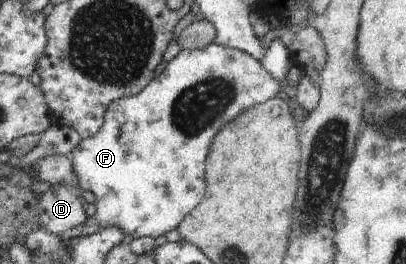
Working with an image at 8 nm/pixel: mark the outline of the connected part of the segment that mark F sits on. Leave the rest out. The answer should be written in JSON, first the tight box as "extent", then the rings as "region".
{"extent":[67,44,282,239],"region":[[[210,44],[202,49],[182,49],[181,52],[171,61],[168,62],[164,72],[158,74],[155,78],[142,90],[137,93],[136,96],[125,97],[115,102],[112,102],[106,110],[104,116],[104,124],[94,136],[86,138],[86,140],[80,140],[80,144],[75,148],[71,154],[67,156],[72,162],[72,168],[78,176],[78,184],[83,190],[92,192],[96,197],[96,214],[91,218],[87,218],[85,222],[84,234],[92,235],[104,228],[115,227],[120,228],[121,232],[124,232],[125,236],[132,236],[133,239],[140,239],[143,237],[151,237],[157,239],[159,236],[166,235],[171,230],[176,230],[182,223],[182,220],[190,212],[196,209],[196,206],[204,200],[206,195],[206,176],[205,176],[205,164],[210,152],[210,144],[214,140],[214,136],[220,132],[220,128],[224,128],[230,120],[240,116],[242,112],[246,112],[248,108],[256,106],[258,104],[267,102],[268,100],[275,98],[277,95],[282,94],[281,84],[276,81],[270,73],[268,73],[263,67],[260,61],[255,60],[247,53],[241,52],[230,47],[224,47],[218,44]]]}

